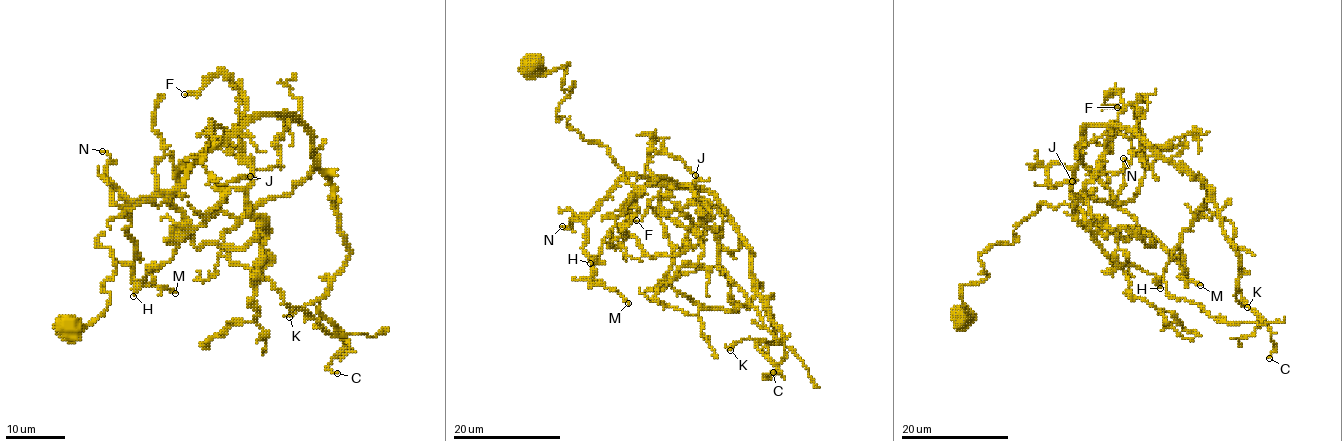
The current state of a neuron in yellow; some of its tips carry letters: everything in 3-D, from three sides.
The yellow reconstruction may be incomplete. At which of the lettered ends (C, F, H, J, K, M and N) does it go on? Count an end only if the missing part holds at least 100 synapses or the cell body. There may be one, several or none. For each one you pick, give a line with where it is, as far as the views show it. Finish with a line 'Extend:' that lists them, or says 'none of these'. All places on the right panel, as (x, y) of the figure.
Extend: none of these

